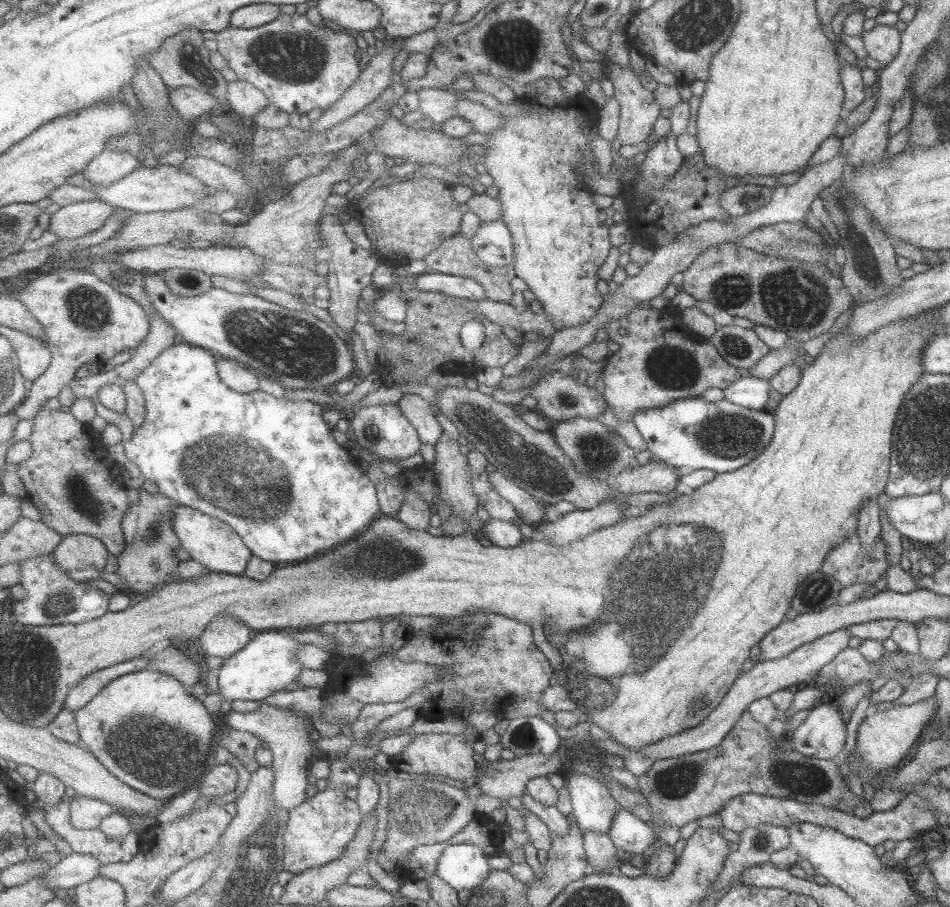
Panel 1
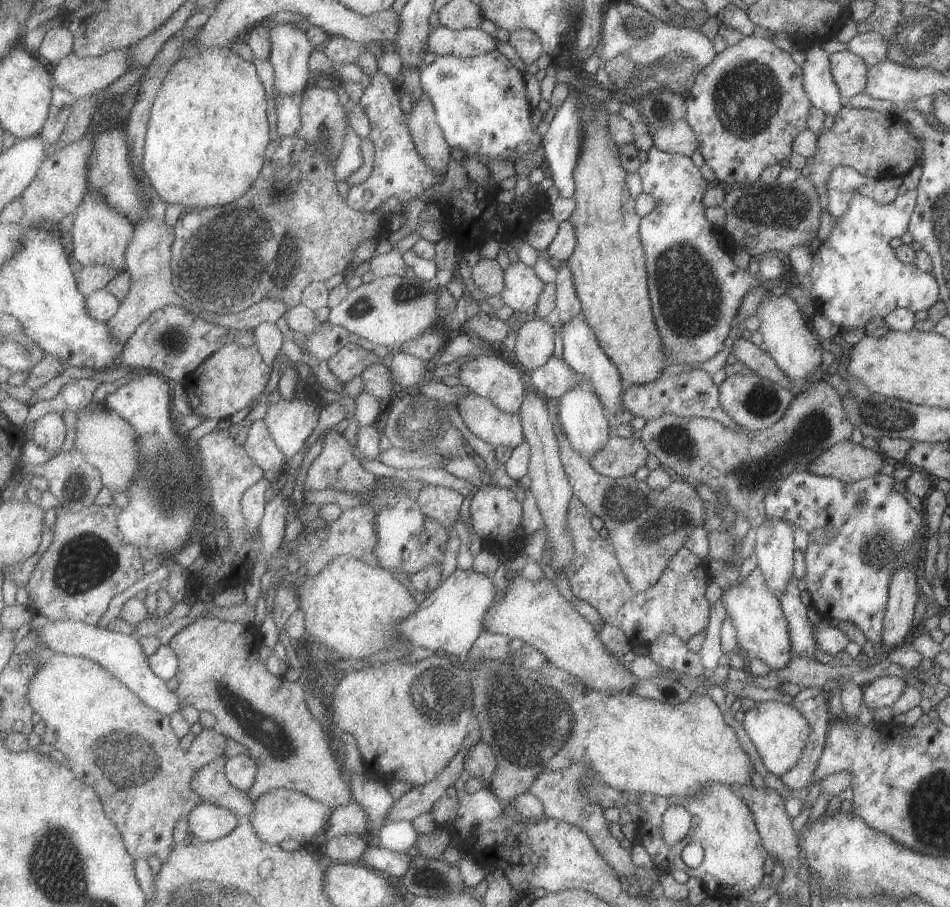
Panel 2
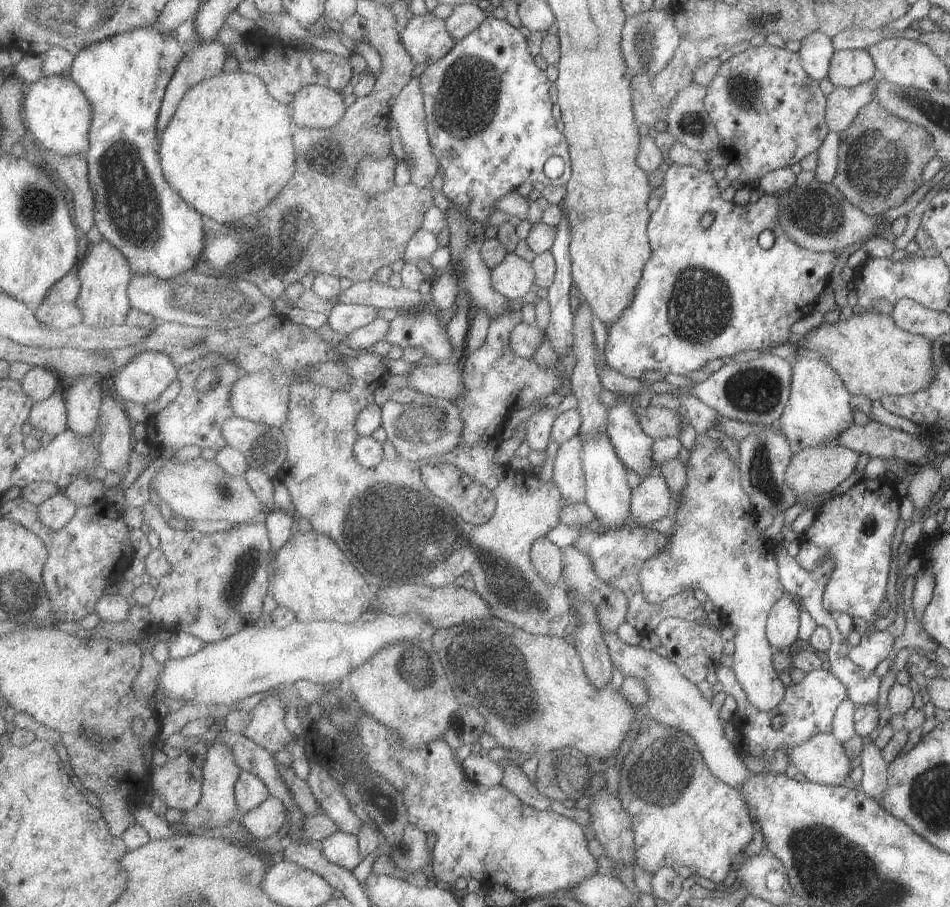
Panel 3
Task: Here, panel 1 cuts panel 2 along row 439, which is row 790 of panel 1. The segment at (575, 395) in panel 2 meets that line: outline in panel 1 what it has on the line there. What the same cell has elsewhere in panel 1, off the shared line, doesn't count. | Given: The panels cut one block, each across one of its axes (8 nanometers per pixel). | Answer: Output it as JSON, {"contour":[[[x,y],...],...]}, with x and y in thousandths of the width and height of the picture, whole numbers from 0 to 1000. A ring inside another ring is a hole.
{"contour":[[[597,849],[594,860],[601,871],[603,899],[613,915],[640,918],[652,891],[638,865],[603,849]]]}

